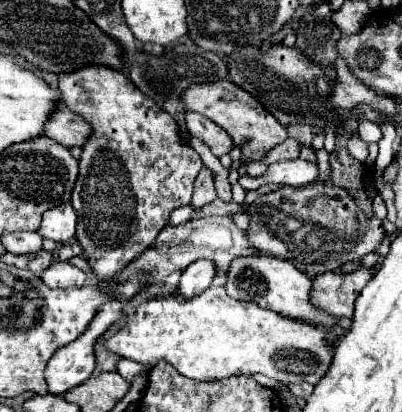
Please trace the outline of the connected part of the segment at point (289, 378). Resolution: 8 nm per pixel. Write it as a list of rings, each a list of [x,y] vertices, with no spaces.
[[[210,286],[202,294],[186,298],[178,290],[150,298],[148,302],[140,304],[134,316],[122,326],[116,334],[106,340],[106,350],[134,360],[144,368],[152,368],[160,360],[168,360],[182,376],[192,380],[222,380],[230,376],[252,376],[264,374],[276,378],[284,384],[290,382],[308,382],[316,384],[332,364],[334,346],[326,344],[326,330],[320,326],[306,326],[306,322],[290,322],[272,310],[262,310],[254,306],[254,302],[240,302],[226,296],[224,286]]]

